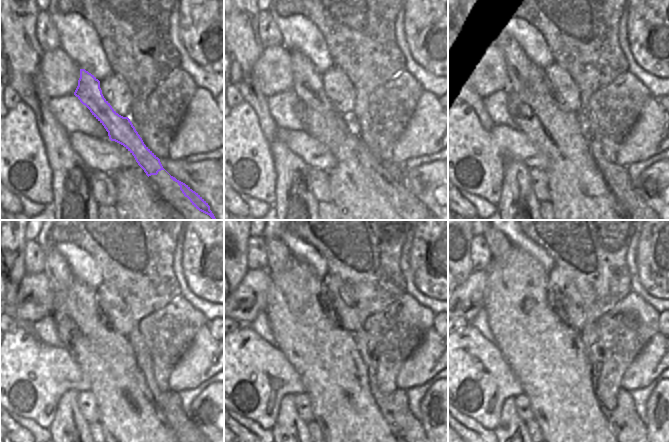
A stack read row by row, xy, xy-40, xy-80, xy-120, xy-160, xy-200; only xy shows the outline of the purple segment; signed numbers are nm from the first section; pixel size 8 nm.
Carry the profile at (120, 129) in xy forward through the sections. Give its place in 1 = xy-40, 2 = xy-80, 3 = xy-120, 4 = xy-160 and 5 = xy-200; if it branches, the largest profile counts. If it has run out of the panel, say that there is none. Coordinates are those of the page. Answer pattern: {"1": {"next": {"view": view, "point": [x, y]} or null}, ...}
{"1": {"next": {"view": "xy-40", "point": [308, 85]}}, "2": {"next": {"view": "xy-80", "point": [533, 78]}}, "3": {"next": {"view": "xy-120", "point": [56, 268]}}, "4": {"next": {"view": "xy-160", "point": [278, 253]}}, "5": {"next": {"view": "xy-200", "point": [499, 245]}}}

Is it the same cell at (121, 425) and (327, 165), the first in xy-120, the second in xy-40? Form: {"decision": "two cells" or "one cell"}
{"decision": "two cells"}

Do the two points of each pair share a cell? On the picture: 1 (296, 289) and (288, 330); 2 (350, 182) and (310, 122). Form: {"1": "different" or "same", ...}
{"1": "same", "2": "same"}

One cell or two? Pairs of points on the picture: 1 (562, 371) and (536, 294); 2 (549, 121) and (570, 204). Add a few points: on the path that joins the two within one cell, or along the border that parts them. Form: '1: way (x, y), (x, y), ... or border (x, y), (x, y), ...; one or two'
1: way (544, 352), (541, 349), (540, 313); one
2: way (562, 142), (570, 159), (570, 183); one

